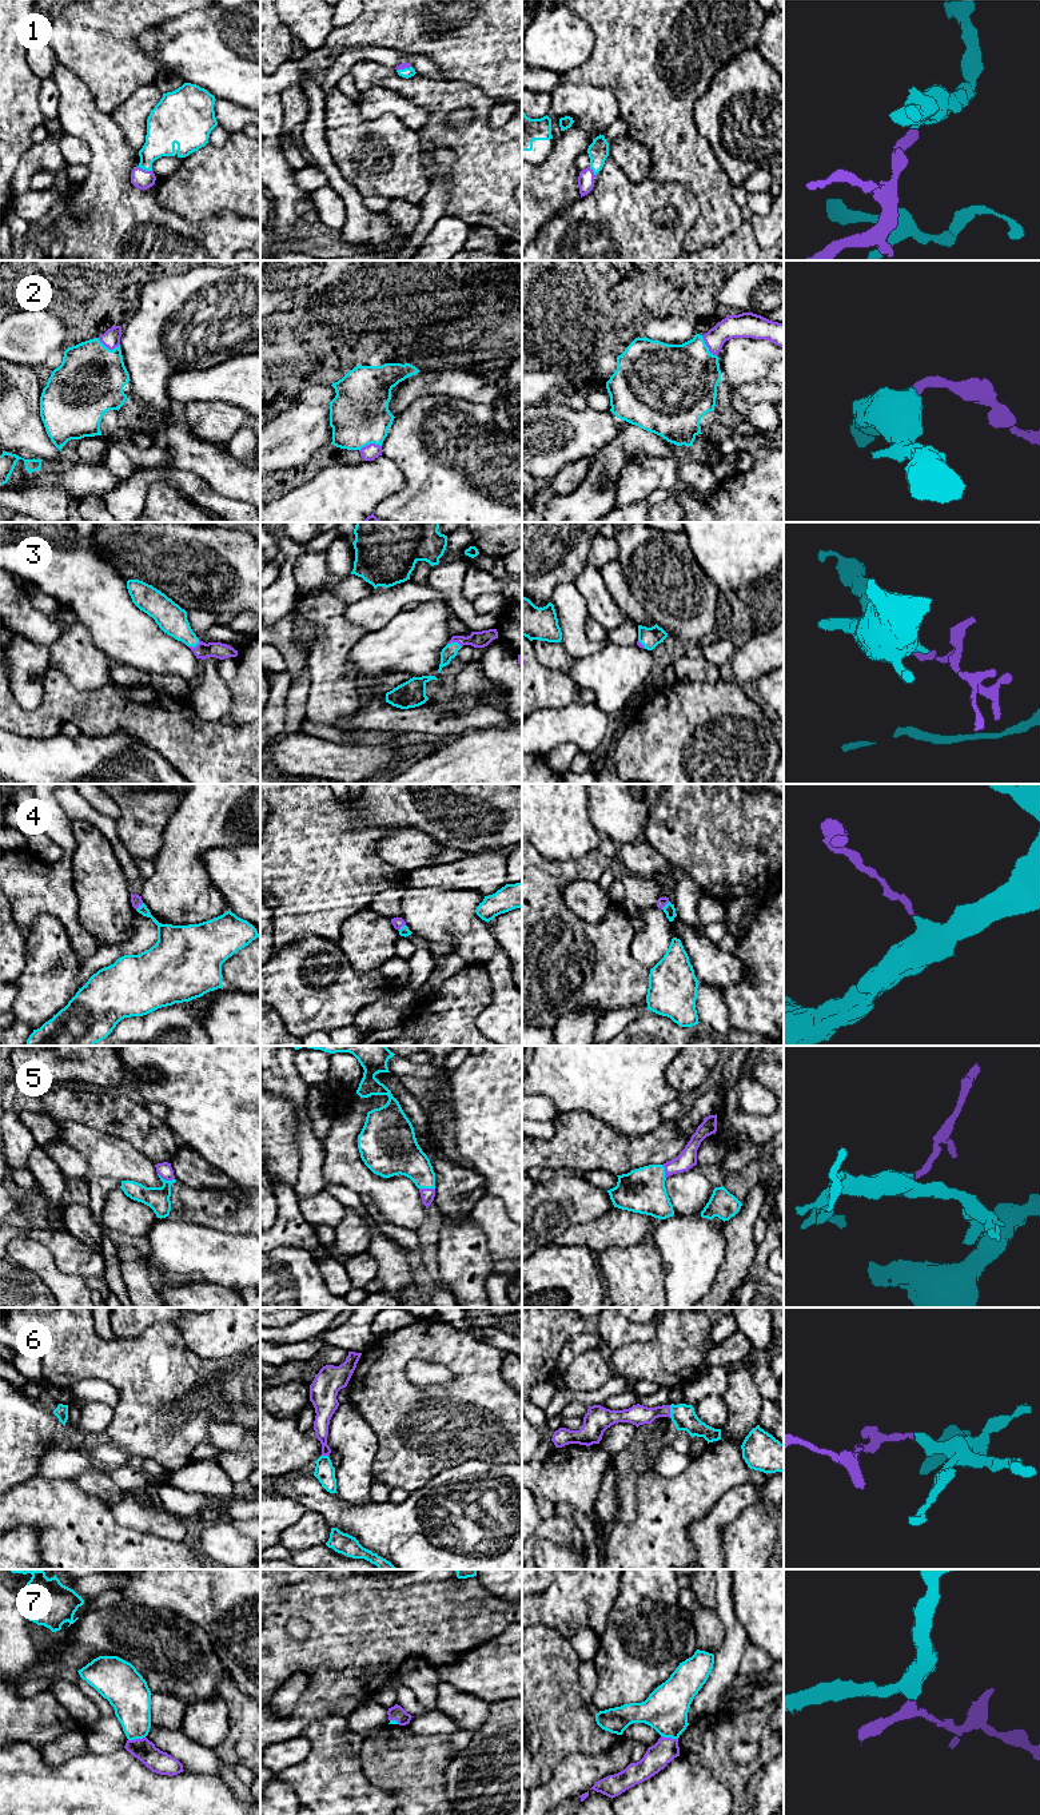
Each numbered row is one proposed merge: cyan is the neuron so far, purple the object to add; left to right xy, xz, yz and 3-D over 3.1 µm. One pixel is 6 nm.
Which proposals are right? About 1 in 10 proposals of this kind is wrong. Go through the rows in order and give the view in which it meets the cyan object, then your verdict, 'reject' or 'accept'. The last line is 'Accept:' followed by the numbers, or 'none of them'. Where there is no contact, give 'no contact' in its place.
1: meets cyan in xy; accept
2: meets cyan in yz; accept
3: meets cyan in xy; accept
4: meets cyan in xy; accept
5: meets cyan in xy; accept
6: meets cyan in yz; accept
7: meets cyan in xy; reject
Accept: 1, 2, 3, 4, 5, 6

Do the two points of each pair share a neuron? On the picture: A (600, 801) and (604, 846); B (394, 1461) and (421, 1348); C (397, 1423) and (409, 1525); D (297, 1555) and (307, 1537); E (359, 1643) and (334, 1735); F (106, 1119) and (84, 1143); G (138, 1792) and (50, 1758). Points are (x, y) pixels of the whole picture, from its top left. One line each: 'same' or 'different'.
A: different
B: same
C: different
D: different
E: different
F: different
G: different

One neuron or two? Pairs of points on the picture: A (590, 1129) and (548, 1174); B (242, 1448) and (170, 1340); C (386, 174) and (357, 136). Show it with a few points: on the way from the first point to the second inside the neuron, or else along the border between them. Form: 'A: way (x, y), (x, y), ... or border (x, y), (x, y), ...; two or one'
A: border (541, 1169), (552, 1169), (554, 1171); two
B: border (246, 1427), (238, 1423), (211, 1421), (206, 1441); two
C: way (378, 164), (359, 146); one

